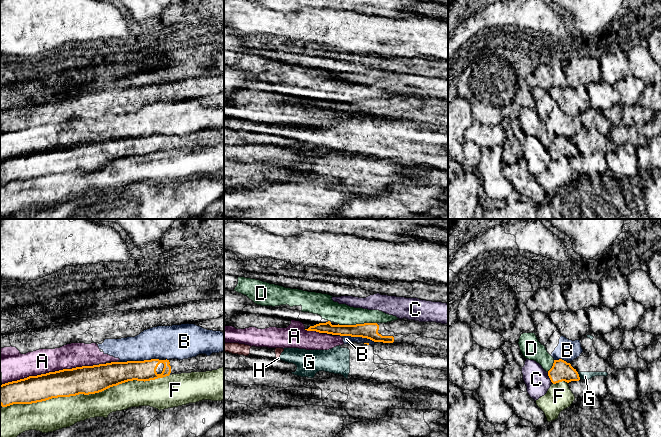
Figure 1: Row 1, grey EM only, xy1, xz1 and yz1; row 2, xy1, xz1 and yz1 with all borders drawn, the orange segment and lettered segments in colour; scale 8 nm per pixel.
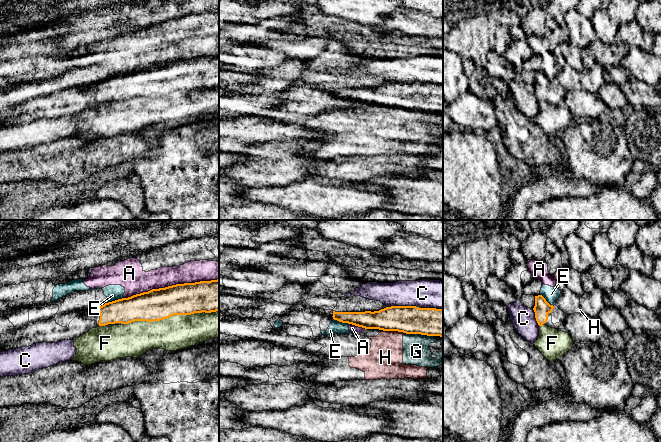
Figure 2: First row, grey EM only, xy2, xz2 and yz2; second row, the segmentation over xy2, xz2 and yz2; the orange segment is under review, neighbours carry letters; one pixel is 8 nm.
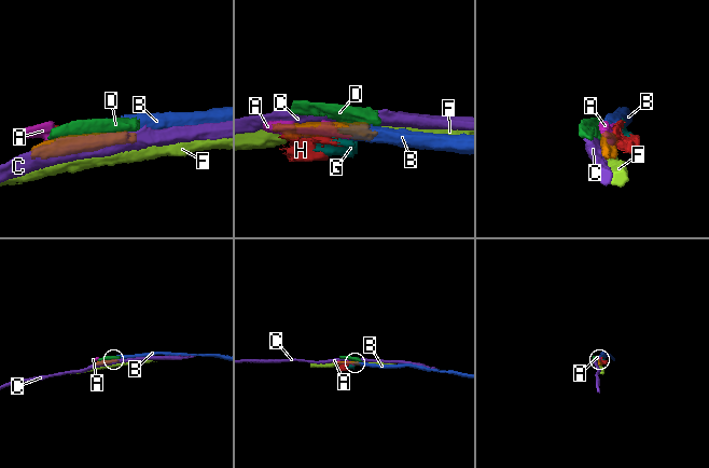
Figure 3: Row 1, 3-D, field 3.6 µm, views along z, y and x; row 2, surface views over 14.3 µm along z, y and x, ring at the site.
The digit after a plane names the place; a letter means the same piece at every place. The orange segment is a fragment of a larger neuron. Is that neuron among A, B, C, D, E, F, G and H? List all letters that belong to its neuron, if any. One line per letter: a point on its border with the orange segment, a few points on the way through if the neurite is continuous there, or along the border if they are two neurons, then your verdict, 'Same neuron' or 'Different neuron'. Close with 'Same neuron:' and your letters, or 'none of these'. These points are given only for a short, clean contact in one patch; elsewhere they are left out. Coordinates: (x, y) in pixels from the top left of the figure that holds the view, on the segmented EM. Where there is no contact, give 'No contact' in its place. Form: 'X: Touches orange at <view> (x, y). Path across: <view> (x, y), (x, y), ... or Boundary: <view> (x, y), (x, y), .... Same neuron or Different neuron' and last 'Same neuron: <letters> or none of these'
A: Touches orange at xy2 (170, 286). Different neuron
B: Touches orange at xy1 (137, 361). Boundary: xy1 (158, 358), (117, 362). Different neuron
C: Touches orange at xz2 (415, 306). Different neuron
D: Touches orange at xz1 (357, 324). Boundary: xz1 (376, 322), (338, 324). Different neuron
E: Touches orange at xy2 (115, 300). Boundary: xy2 (122, 297), (106, 303). Different neuron
F: Touches orange at xy1 (85, 394). Different neuron
G: Touches orange at xz2 (420, 333). Different neuron
H: Touches orange at xz2 (394, 330). Boundary: xz2 (381, 329), (397, 330), (406, 333). Different neuron
Same neuron: none of these

